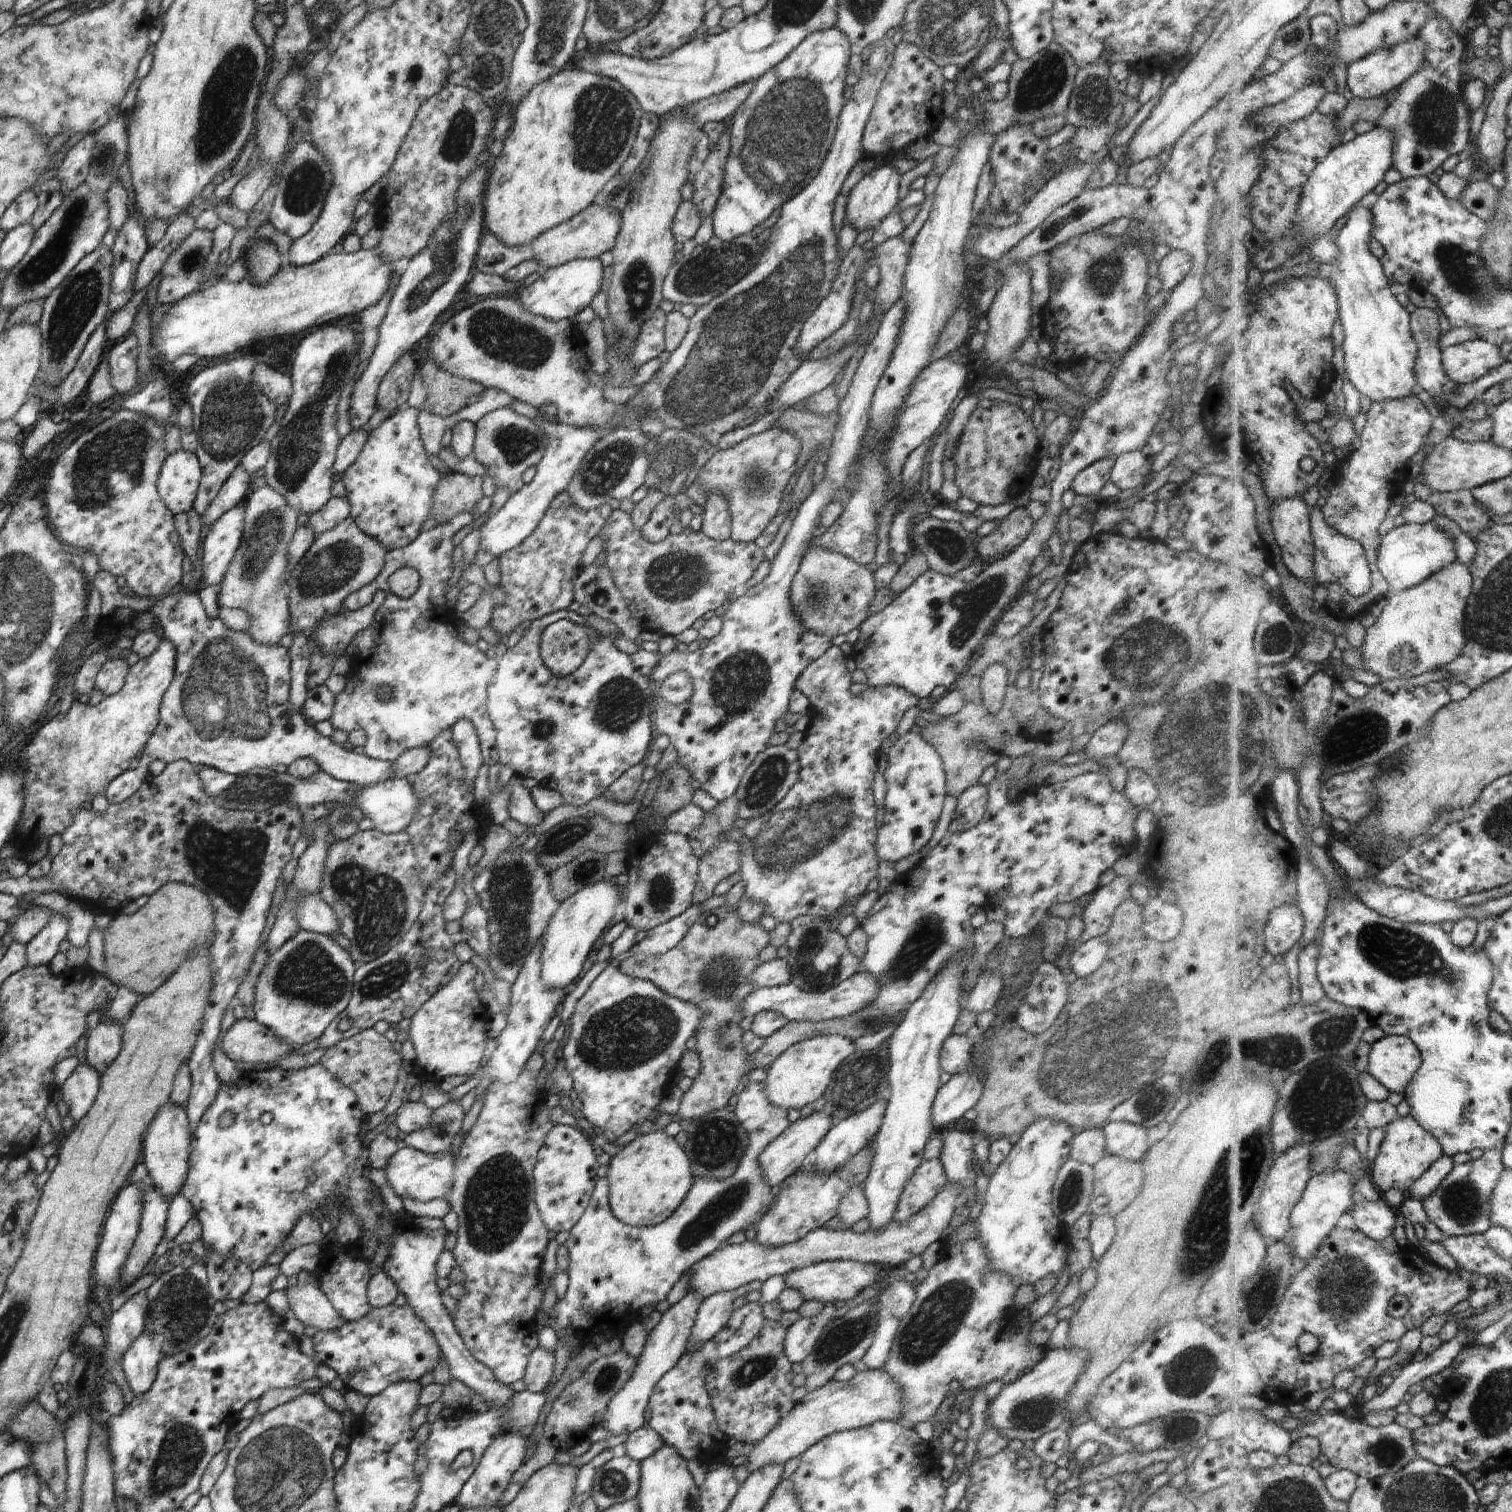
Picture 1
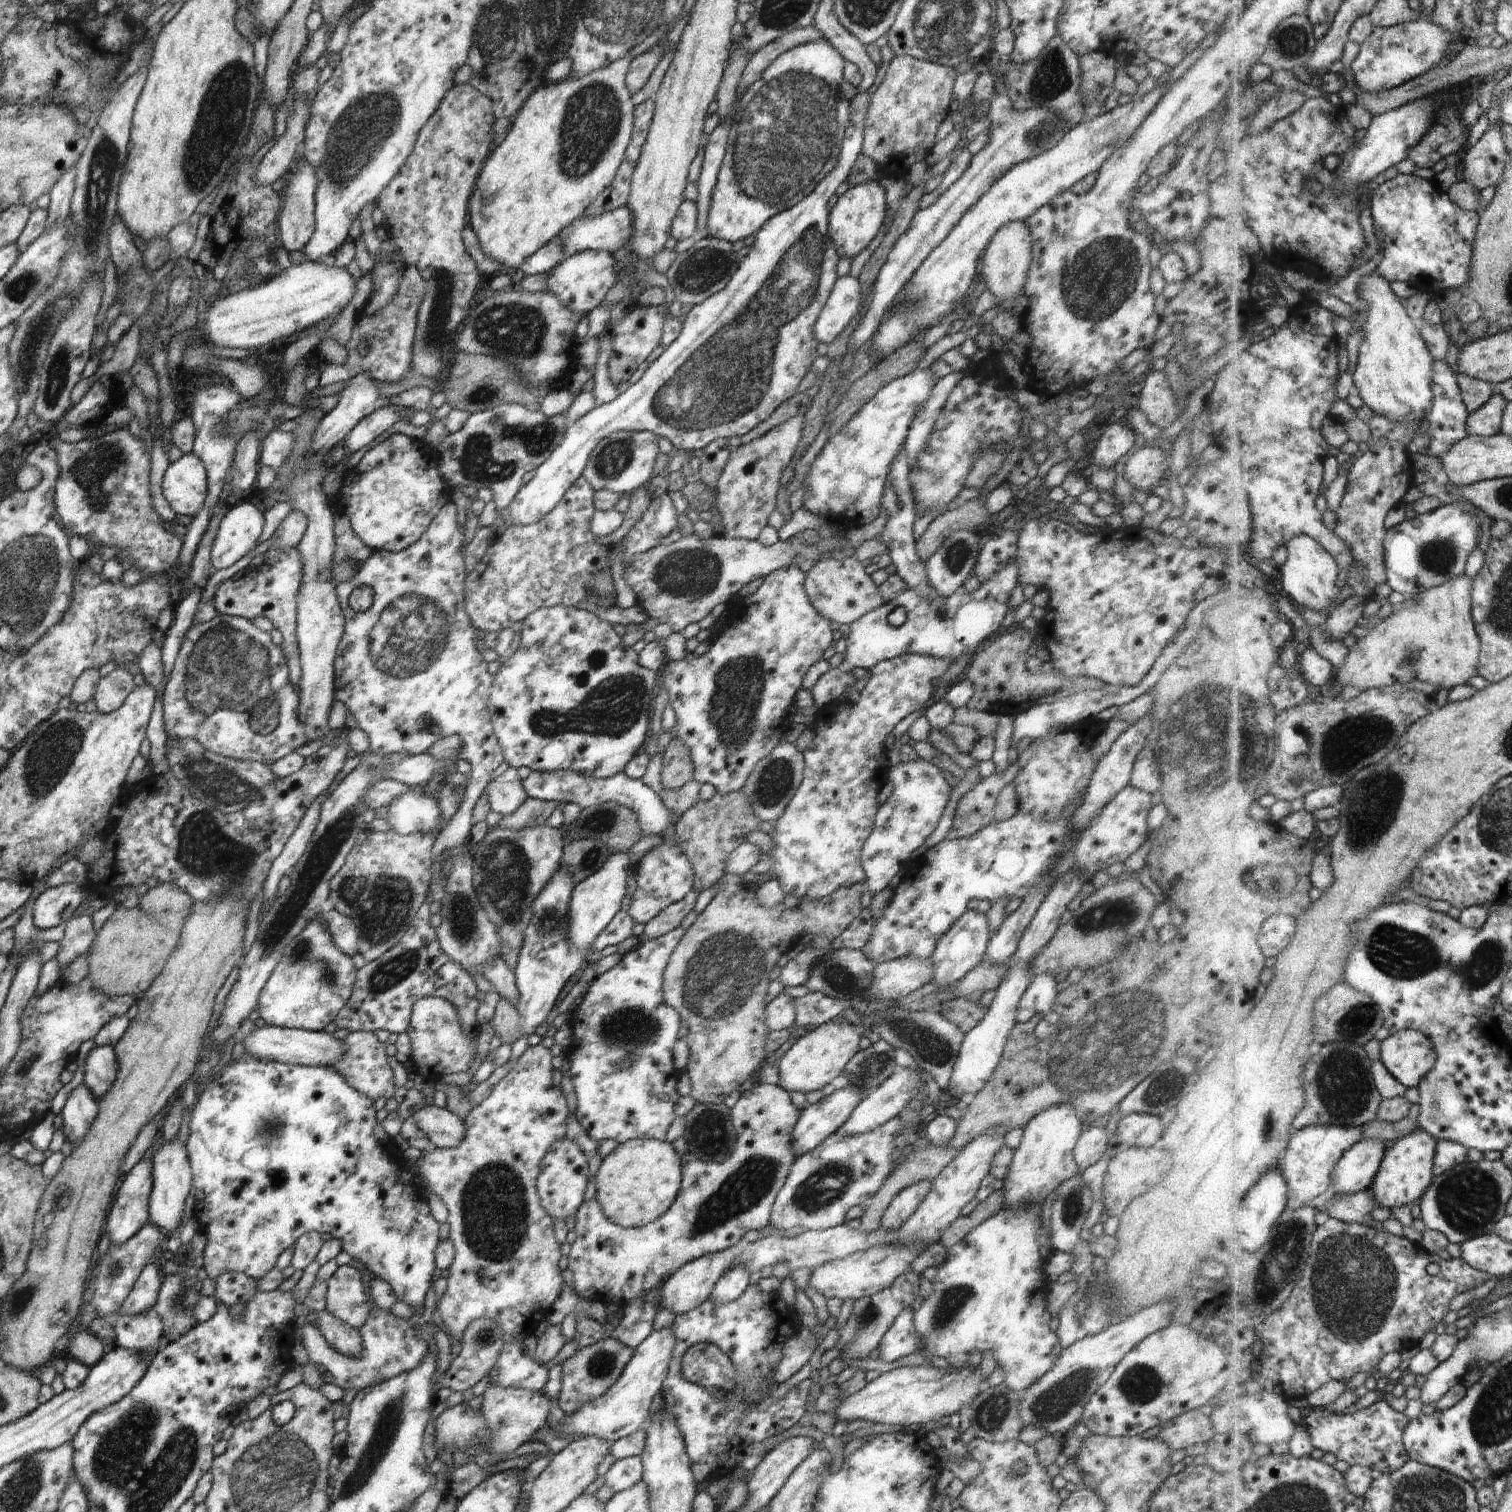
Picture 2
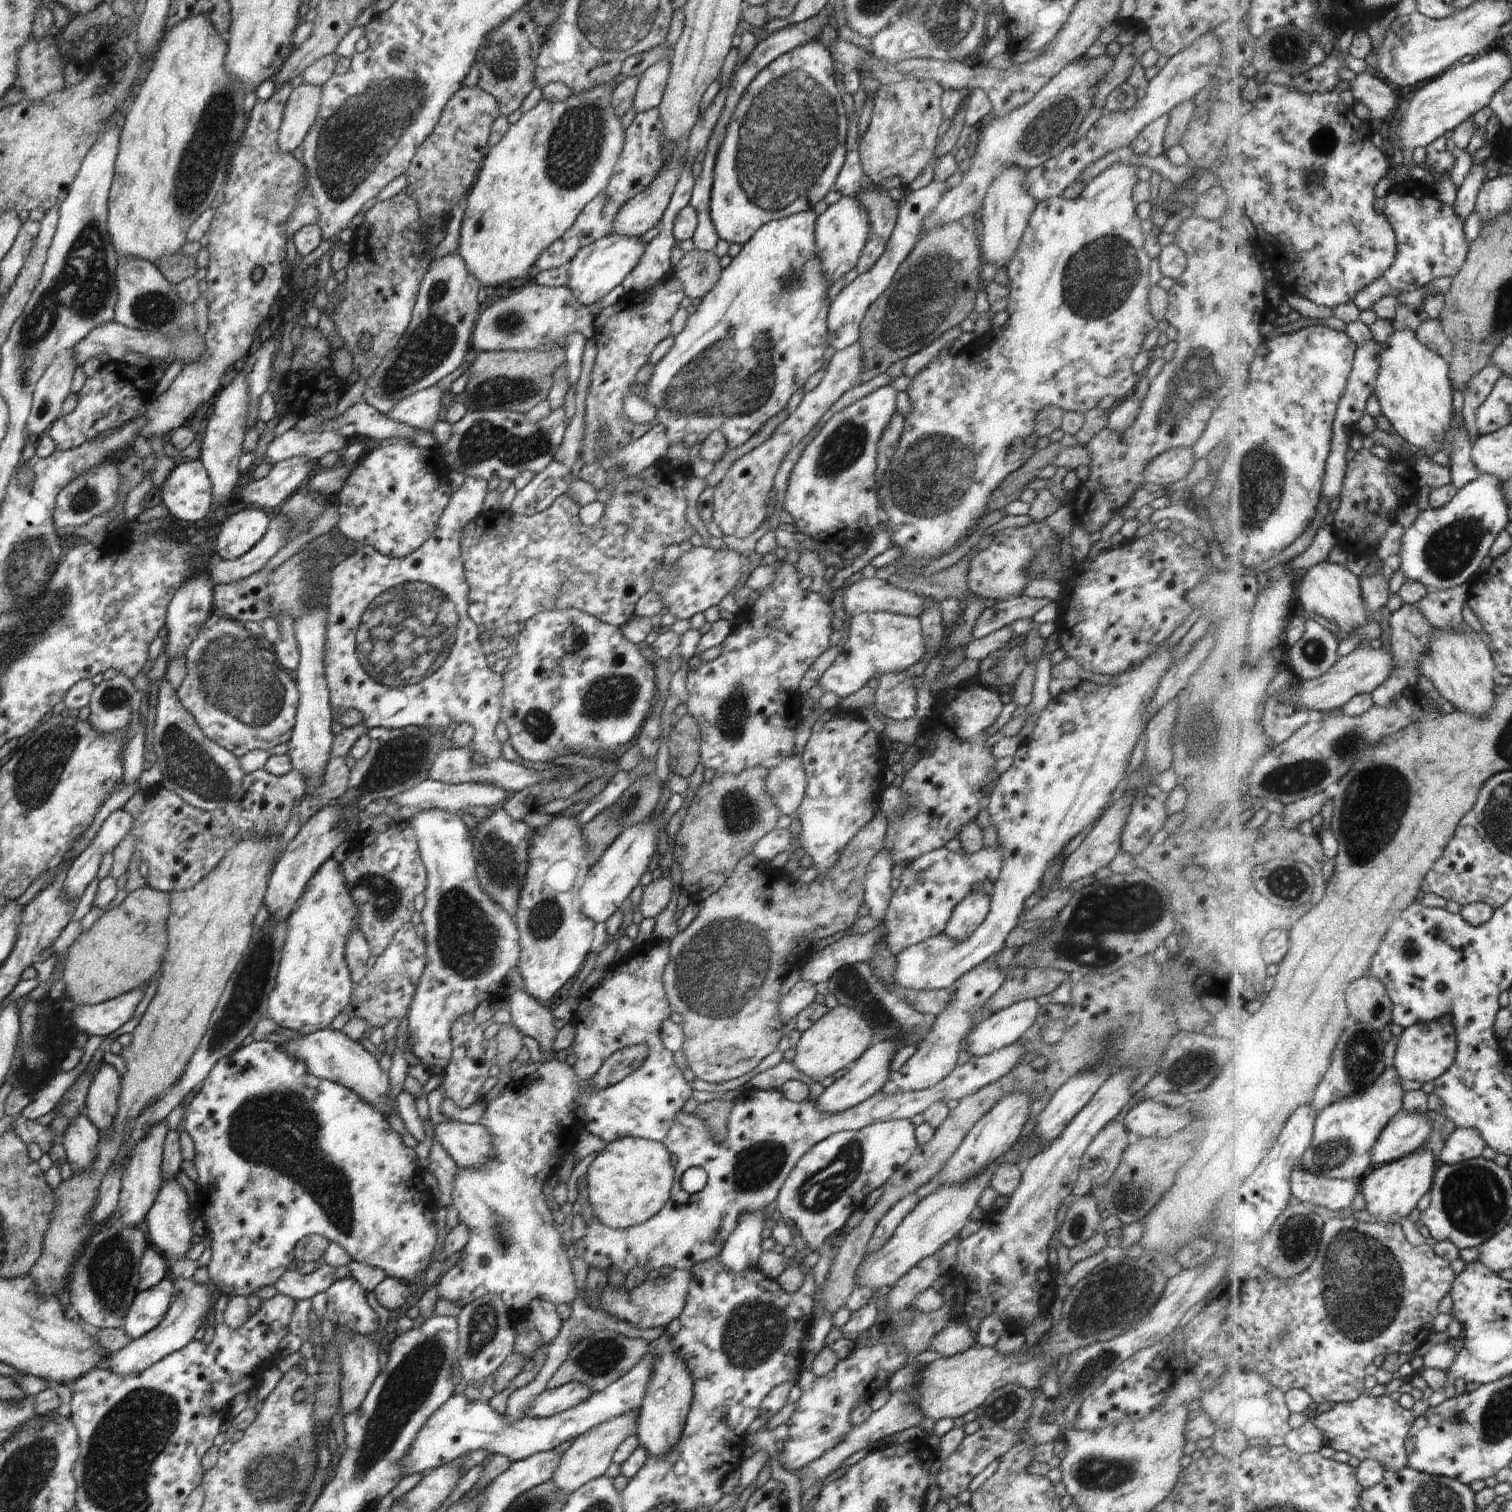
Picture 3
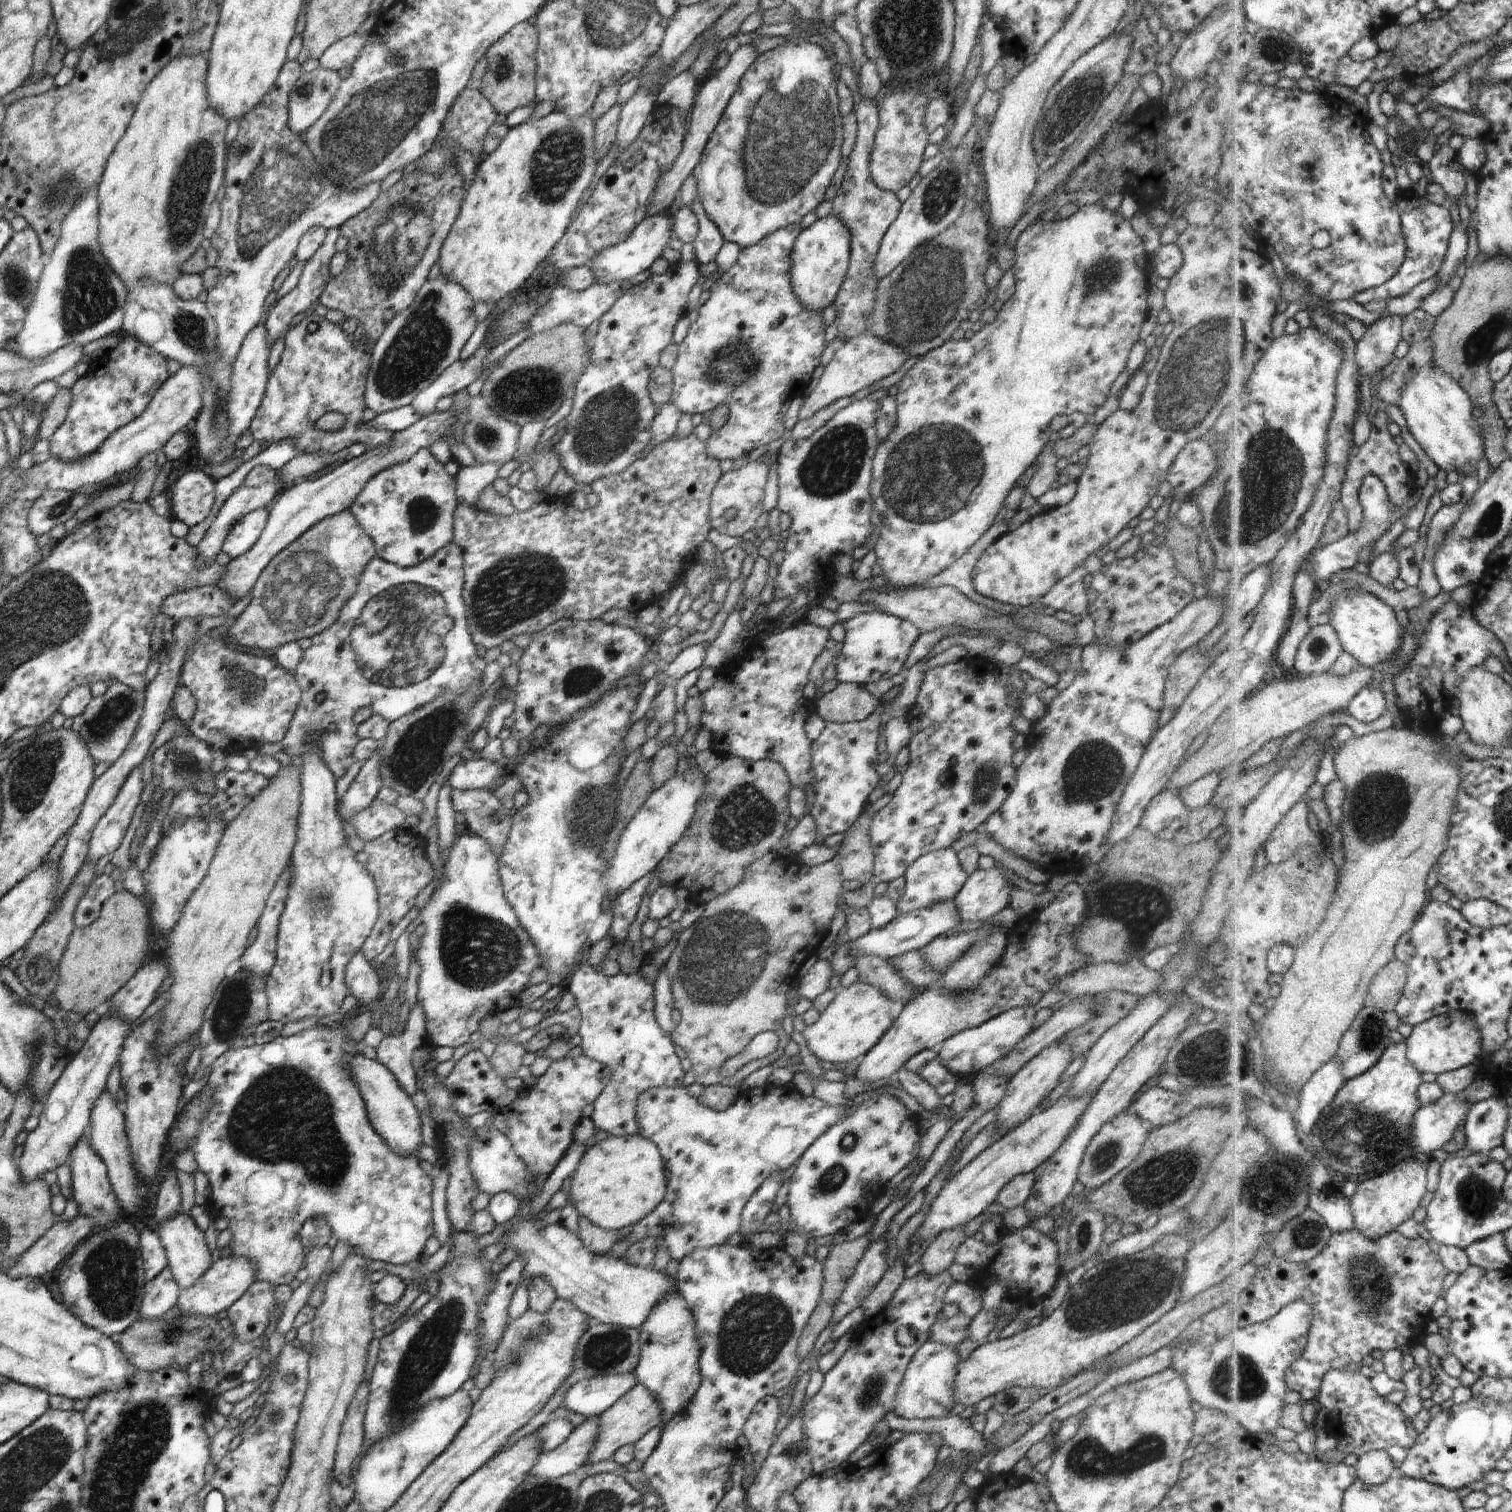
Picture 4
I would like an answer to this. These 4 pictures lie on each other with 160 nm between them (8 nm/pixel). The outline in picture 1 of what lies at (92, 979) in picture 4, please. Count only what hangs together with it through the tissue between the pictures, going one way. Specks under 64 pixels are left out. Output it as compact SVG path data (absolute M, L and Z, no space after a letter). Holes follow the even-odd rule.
M172 881L171 883L161 886L149 898L146 904L144 904L144 906L141 906L133 914L123 915L114 913L107 916L103 921L102 931L105 960L105 973L102 976L106 977L112 984L115 984L117 988L123 987L124 989L135 992L140 996L140 998L152 994L159 986L162 986L164 982L168 980L168 977L180 966L180 963L185 959L185 956L190 949L193 949L196 945L203 945L204 943L212 946L212 942L214 940L213 934L215 933L215 931L213 930L212 907L207 894L205 892L202 892L201 890L198 890L196 887L184 883L177 883L176 881Z

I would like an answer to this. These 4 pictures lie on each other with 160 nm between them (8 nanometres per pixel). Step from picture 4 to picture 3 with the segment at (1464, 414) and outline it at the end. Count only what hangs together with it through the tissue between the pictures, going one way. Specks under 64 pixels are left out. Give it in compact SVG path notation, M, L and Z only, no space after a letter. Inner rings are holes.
M1395 329L1394 334L1383 346L1382 368L1375 392L1383 413L1393 424L1395 432L1402 435L1411 448L1423 449L1434 458L1447 444L1447 437L1454 422L1454 388L1451 377L1451 363L1440 356L1436 351L1430 350L1419 338L1416 332L1410 329Z

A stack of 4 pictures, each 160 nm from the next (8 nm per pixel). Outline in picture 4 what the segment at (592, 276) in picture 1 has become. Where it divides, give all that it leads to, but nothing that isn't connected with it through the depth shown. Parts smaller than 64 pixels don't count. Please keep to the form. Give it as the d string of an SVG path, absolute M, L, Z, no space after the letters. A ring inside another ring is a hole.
M666 213L648 215L623 243L602 249L586 266L597 276L599 284L607 285L614 281L625 284L632 276L648 270L654 260L662 256L662 251L668 247L668 242L673 237L671 224L672 219Z

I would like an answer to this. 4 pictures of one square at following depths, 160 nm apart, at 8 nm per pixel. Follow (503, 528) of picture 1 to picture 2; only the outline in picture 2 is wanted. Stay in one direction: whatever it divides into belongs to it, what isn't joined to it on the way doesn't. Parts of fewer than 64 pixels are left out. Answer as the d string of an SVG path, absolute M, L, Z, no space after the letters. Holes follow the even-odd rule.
M867 91L864 93L858 93L854 96L854 100L850 102L849 121L845 128L845 135L839 157L837 160L836 168L826 177L822 179L822 182L818 183L818 186L814 189L812 194L809 194L806 198L801 199L796 206L789 208L788 210L778 213L776 216L770 217L768 222L763 224L763 227L755 234L754 243L751 245L748 254L740 261L737 266L736 272L732 275L730 282L716 294L710 296L701 302L694 305L687 313L686 320L684 320L683 327L680 336L672 342L670 346L667 346L660 354L659 358L656 358L654 362L650 363L650 366L645 370L643 377L640 378L635 384L631 384L630 388L624 393L619 394L618 398L613 401L601 402L591 411L586 413L583 417L576 422L569 424L567 431L565 432L564 440L560 443L560 446L550 455L550 458L543 462L534 472L534 477L526 485L522 485L518 494L514 497L514 500L510 504L510 516L512 518L512 525L528 525L530 523L538 522L541 518L544 518L546 513L549 513L557 504L560 499L566 494L566 491L583 476L586 463L588 462L589 454L596 448L596 445L600 442L601 438L608 436L609 434L618 431L650 431L657 434L659 437L666 438L670 444L672 444L672 454L676 454L682 450L689 450L691 455L686 462L690 462L693 458L693 451L704 448L706 444L717 438L730 439L734 436L744 436L747 432L750 432L752 428L758 426L760 422L766 420L780 406L780 404L788 401L788 398L794 396L798 384L806 373L809 372L809 368L813 363L813 360L818 357L816 347L820 343L814 334L814 325L819 317L820 311L827 303L828 297L832 292L833 286L837 281L836 265L838 264L839 256L833 245L832 239L828 236L828 221L829 213L827 202L828 199L836 192L836 188L842 184L845 180L848 180L848 175L851 173L851 169L858 158L858 154L861 153L863 145L863 134L865 127L865 118L867 116L867 108L871 96Z

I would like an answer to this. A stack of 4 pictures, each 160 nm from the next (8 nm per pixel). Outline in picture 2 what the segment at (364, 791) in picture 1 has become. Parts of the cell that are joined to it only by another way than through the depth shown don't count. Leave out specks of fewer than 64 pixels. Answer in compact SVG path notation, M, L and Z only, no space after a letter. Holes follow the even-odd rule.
M418 791L401 794L388 808L386 819L401 835L428 833L436 835L449 823L436 800Z

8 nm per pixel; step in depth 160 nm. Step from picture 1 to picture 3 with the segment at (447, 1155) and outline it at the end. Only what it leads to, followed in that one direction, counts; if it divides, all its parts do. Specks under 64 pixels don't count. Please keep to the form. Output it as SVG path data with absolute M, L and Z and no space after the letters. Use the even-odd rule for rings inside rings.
M553 1059L542 1063L527 1077L513 1080L500 1096L487 1104L478 1123L486 1125L489 1130L495 1152L493 1159L479 1171L460 1168L457 1171L451 1205L458 1211L459 1222L468 1227L470 1238L461 1250L461 1259L441 1276L437 1286L439 1297L460 1302L463 1307L485 1294L497 1294L517 1320L524 1320L520 1316L528 1313L530 1301L534 1298L571 1306L579 1295L572 1263L562 1244L561 1228L554 1223L542 1186L556 1173L561 1160L572 1152L575 1137L582 1128L575 1112L577 1099L584 1090L585 1086L579 1083L573 1066Z

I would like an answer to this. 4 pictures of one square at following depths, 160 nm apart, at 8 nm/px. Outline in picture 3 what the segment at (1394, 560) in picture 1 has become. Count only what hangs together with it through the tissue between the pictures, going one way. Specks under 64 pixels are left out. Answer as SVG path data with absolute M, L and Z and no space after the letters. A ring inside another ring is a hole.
M1482 473L1479 479L1459 488L1456 498L1439 509L1429 508L1421 511L1416 522L1407 530L1402 565L1400 566L1408 579L1417 580L1424 586L1438 590L1450 590L1462 586L1464 582L1471 583L1489 563L1490 550L1498 536L1507 530L1510 524L1510 505L1506 492L1507 482L1502 477L1492 473Z

